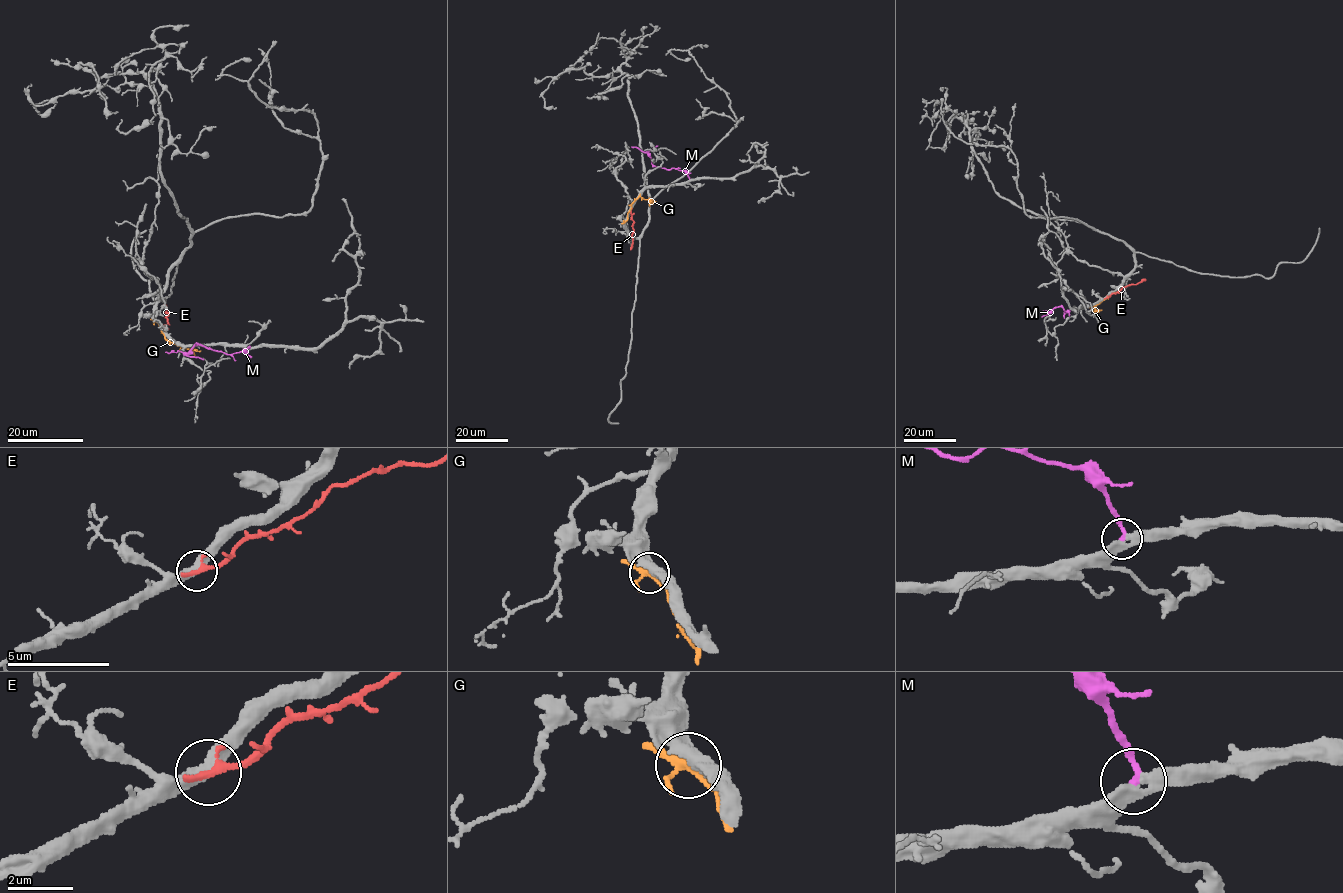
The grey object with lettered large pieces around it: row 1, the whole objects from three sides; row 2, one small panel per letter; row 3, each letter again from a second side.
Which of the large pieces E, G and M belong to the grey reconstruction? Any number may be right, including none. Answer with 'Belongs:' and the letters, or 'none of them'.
Belongs: M

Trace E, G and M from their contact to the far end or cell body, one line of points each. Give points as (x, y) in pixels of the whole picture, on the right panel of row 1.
E: (1105, 298), (1145, 279)
G: (1117, 290), (1092, 307), (1097, 311)
M: (1076, 309), (1064, 313), (1061, 306), (1049, 313), (1043, 311)

